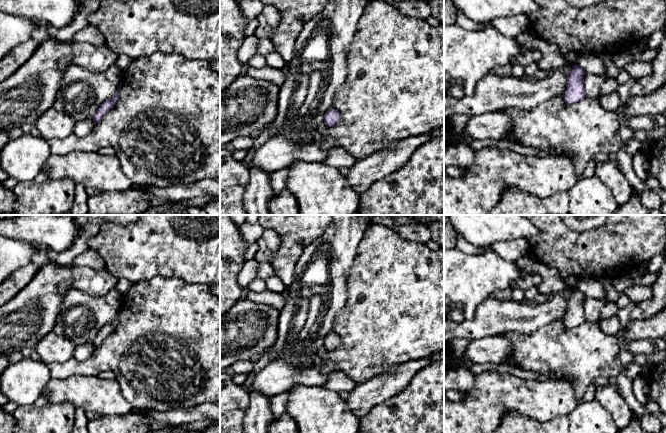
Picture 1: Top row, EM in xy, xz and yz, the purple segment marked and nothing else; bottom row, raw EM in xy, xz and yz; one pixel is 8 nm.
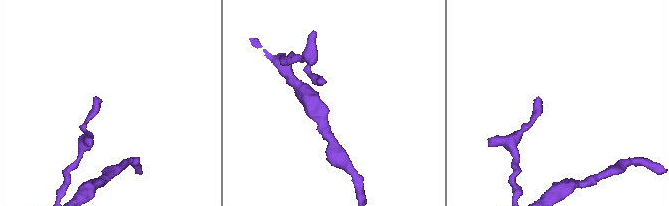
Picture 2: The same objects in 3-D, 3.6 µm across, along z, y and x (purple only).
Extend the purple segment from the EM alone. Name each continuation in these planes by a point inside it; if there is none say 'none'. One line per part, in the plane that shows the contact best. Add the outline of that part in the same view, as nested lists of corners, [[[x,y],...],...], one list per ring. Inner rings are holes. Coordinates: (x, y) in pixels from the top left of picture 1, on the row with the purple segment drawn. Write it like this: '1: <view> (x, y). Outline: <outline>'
none

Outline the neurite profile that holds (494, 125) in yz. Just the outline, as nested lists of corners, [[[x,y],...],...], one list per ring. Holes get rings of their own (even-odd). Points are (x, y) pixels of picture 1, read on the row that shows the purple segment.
[[[500,112],[472,116],[463,133],[474,140],[504,140],[512,130],[510,117]]]

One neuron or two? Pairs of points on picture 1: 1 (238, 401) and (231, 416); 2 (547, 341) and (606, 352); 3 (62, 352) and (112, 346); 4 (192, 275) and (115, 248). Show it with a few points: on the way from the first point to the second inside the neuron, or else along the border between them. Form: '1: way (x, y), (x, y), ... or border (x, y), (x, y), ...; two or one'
1: way (234, 405), (231, 408), (231, 412); one
2: way (562, 352), (591, 352); one
3: border (73, 356), (62, 362), (50, 362); two
4: way (173, 256), (166, 249), (134, 249); one

